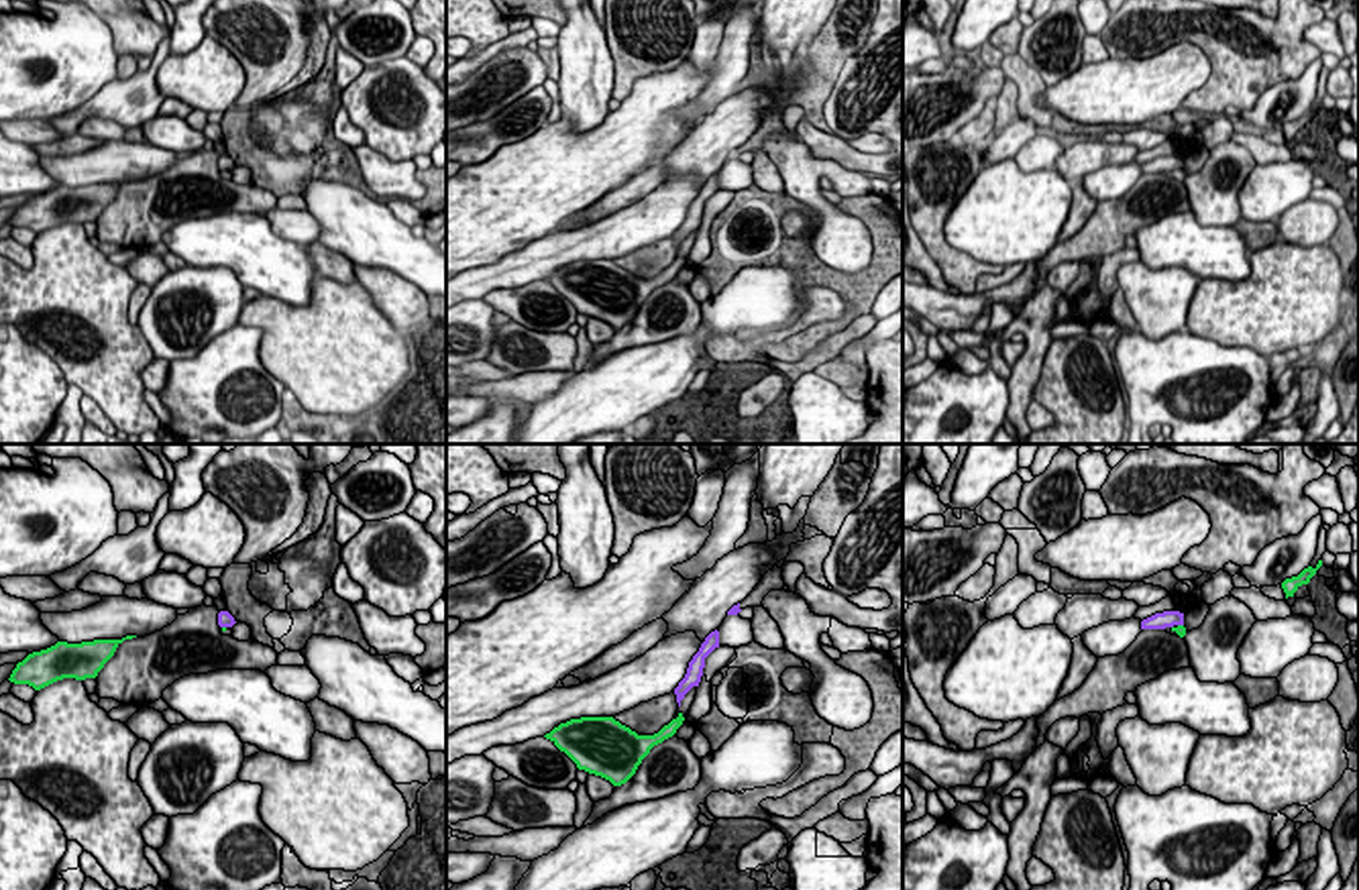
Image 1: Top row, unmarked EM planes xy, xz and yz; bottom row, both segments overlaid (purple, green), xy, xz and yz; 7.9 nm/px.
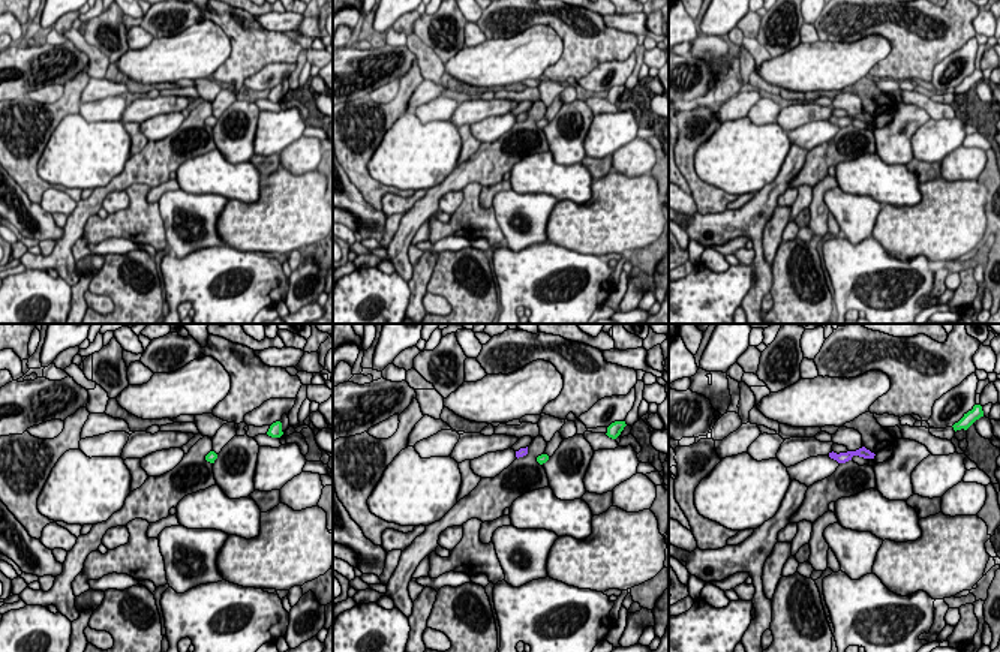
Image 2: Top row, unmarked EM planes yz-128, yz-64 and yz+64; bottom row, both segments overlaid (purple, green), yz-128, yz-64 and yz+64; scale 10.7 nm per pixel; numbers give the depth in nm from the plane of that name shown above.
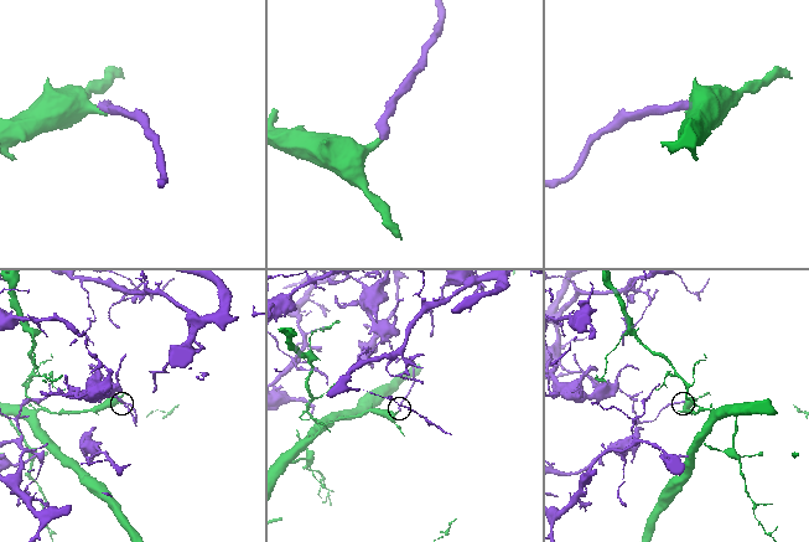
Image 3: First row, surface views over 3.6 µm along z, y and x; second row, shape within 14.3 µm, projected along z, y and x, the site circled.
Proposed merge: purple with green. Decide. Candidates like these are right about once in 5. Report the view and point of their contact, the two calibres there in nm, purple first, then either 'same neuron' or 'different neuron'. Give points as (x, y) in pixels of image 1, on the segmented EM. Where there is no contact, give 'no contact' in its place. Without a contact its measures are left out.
contact yz (1180, 624); calibres 130 and 90 nm; different neuron

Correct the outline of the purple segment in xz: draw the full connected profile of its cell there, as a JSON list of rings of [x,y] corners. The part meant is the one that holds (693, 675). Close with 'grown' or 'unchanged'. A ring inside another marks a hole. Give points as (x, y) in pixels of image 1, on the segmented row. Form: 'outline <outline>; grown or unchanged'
outline [[[711,631],[705,642],[701,644],[699,652],[693,656],[693,660],[689,662],[687,674],[685,678],[678,682],[678,686],[674,688],[676,694],[676,703],[681,707],[681,701],[685,699],[685,694],[693,688],[699,686],[701,676],[703,676],[703,668],[705,668],[705,658],[719,648],[719,631]]]; unchanged

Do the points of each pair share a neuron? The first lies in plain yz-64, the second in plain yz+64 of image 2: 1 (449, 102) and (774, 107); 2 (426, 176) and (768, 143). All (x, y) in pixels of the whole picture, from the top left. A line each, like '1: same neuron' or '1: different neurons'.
1: same neuron
2: same neuron

